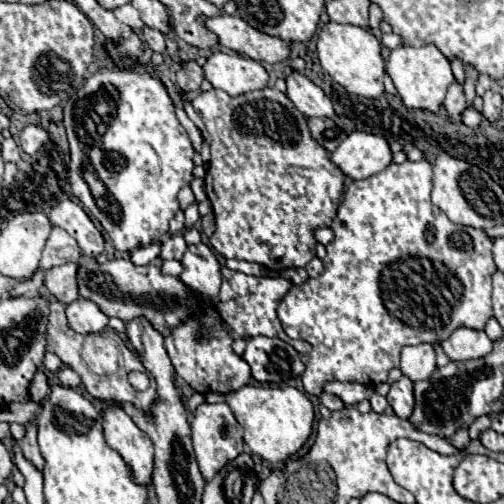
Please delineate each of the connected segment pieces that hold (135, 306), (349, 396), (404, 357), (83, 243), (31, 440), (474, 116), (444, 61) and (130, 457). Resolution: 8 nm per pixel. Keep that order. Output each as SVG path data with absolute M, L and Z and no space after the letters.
M118 258L98 264L96 260L82 260L78 264L78 292L82 298L94 302L106 316L116 316L120 320L132 320L144 316L152 322L156 330L164 336L172 326L186 320L198 310L198 298L188 292L180 278L164 276L158 266L134 266L130 260Z
M330 382L330 384L326 384L326 392L340 396L346 402L346 406L356 406L360 400L370 398L376 390L374 390L374 386L364 386L364 384Z
M432 344L404 346L400 352L400 370L412 382L428 380L428 376L436 370L434 346Z
M70 198L56 204L52 208L52 212L48 214L48 218L50 218L52 226L66 230L78 242L84 256L96 258L98 254L104 252L104 238L102 238L100 230L92 224L92 220L82 210L82 206L78 206Z
M32 422L26 424L26 434L20 440L20 446L24 450L24 456L28 456L28 460L32 460L32 464L36 464L36 468L44 468L44 458L40 456L40 450L36 448L36 426Z
M468 106L464 110L464 120L462 120L468 128L478 128L482 124L482 114L478 110L474 110L472 106Z
M400 46L392 50L386 60L386 72L392 78L406 108L420 108L430 112L440 110L440 106L444 104L446 90L454 82L450 62L436 46L422 46L422 48Z
M108 406L104 410L104 438L130 466L132 480L140 486L148 486L154 470L154 446L122 408Z

